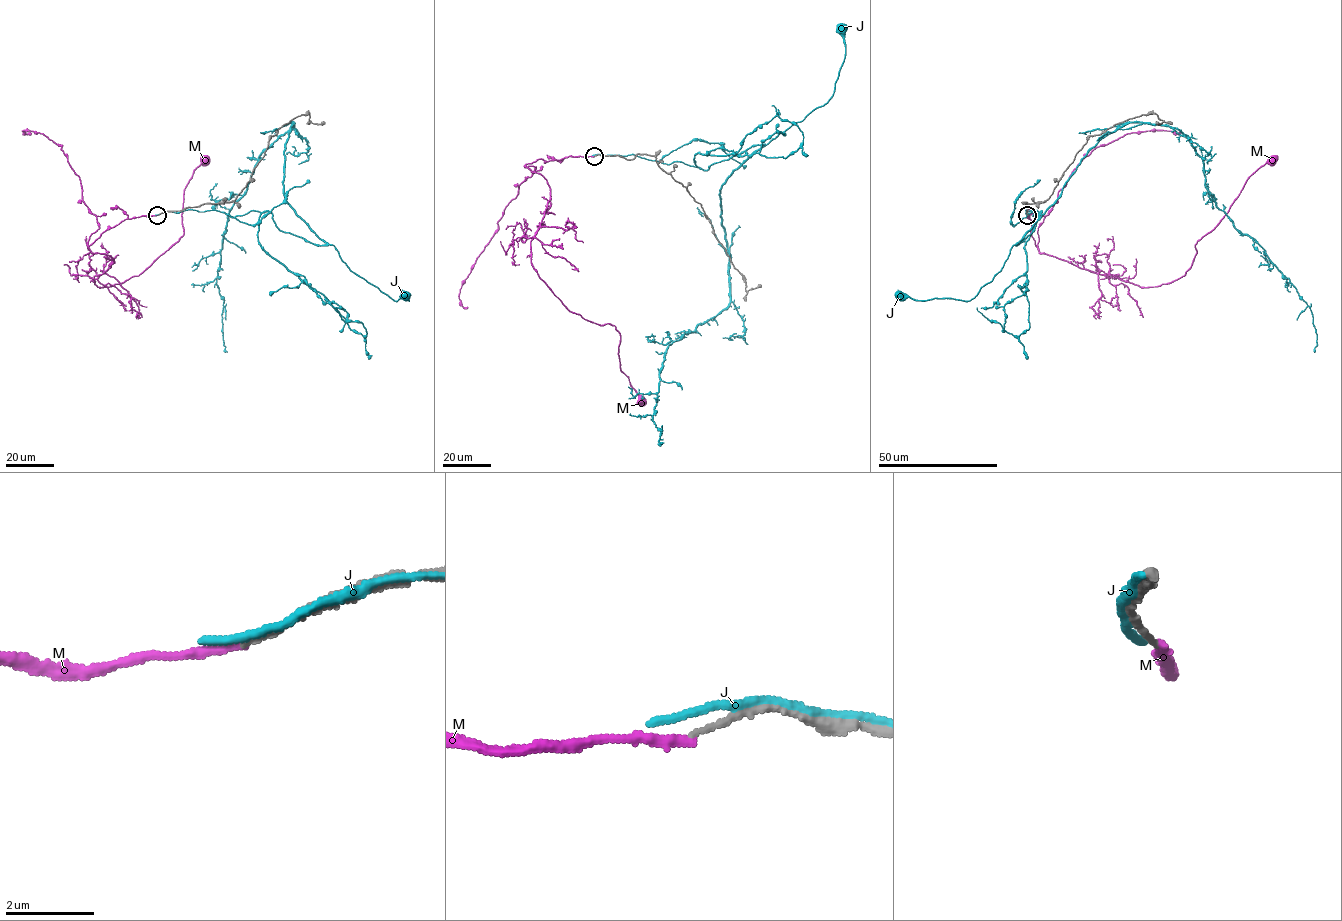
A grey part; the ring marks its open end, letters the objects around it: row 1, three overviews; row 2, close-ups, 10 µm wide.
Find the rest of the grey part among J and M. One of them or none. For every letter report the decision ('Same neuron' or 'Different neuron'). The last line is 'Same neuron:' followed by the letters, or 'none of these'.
J: Different neuron
M: Same neuron
Same neuron: M

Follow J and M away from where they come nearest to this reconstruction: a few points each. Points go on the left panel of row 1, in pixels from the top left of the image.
J: (163, 212), (269, 211), (280, 230), (332, 244), (352, 271), (393, 300), (404, 296)
M: (158, 214), (122, 220), (89, 246), (113, 259), (98, 287), (143, 272), (178, 241), (183, 191), (205, 161)

